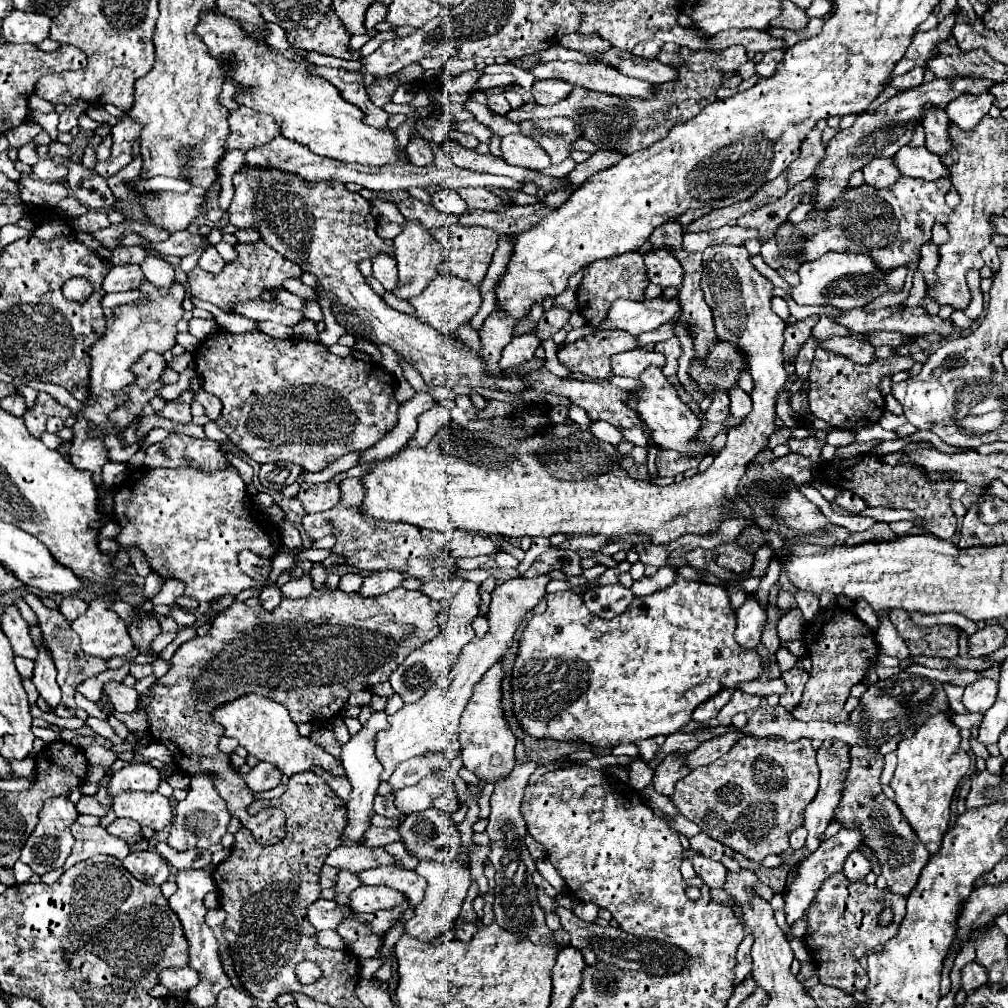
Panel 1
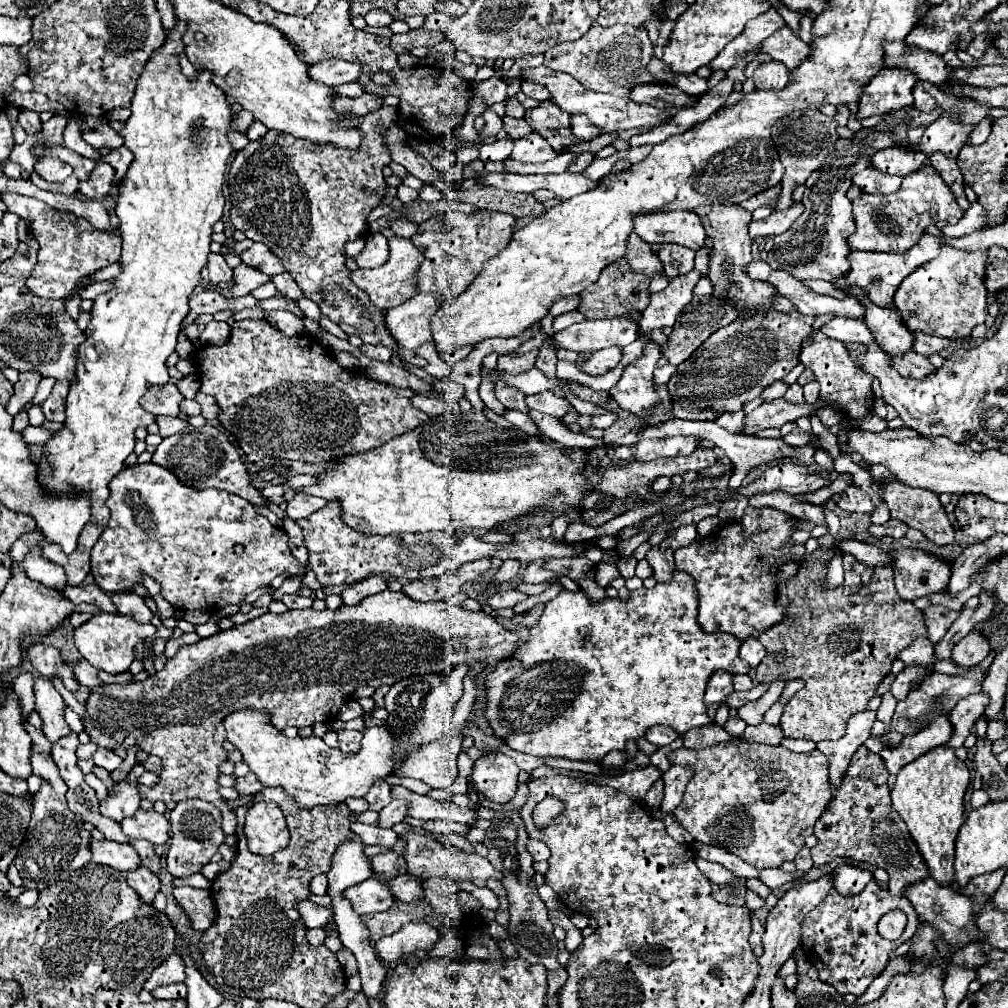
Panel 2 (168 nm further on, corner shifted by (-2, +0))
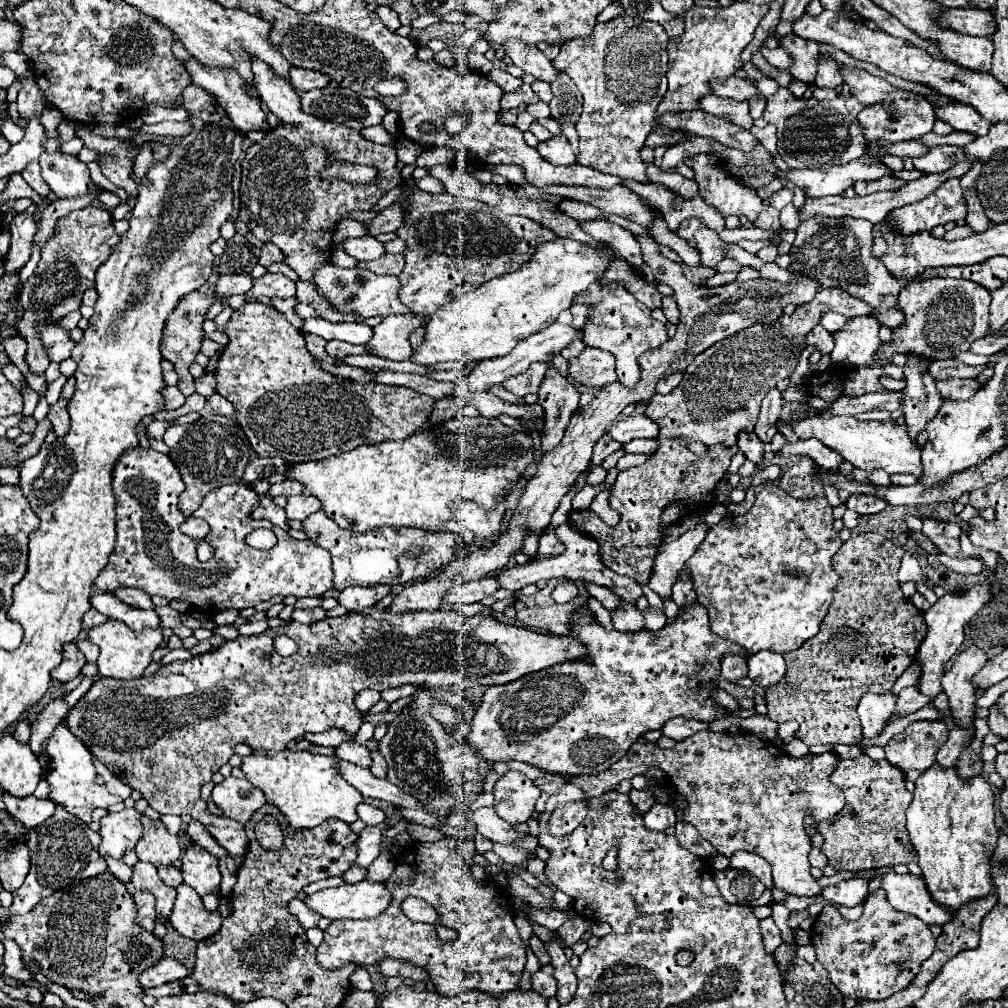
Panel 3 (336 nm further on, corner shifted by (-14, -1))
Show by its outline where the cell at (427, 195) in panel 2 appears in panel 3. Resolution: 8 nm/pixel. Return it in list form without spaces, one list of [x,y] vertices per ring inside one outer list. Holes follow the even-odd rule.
[[[432,175],[422,177],[420,181],[416,181],[416,185],[418,185],[422,191],[428,191],[428,193],[440,193],[440,191],[444,191],[440,179],[436,179],[436,177],[432,177]]]

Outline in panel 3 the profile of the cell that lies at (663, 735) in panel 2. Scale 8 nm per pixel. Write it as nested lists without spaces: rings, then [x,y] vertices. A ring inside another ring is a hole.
[[[674,717],[672,721],[668,721],[662,731],[666,737],[672,737],[676,741],[684,741],[686,737],[702,731],[702,729],[708,729],[710,725],[704,723],[704,721],[694,721],[694,719],[686,719],[686,717]]]

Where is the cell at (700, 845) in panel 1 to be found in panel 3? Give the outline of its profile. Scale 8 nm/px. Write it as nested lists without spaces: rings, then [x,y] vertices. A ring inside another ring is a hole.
[[[736,851],[736,853],[730,857],[730,865],[732,865],[734,869],[750,871],[750,873],[756,875],[768,889],[772,887],[772,873],[770,873],[768,861],[764,861],[760,855],[754,855],[754,853],[748,853],[748,851]]]

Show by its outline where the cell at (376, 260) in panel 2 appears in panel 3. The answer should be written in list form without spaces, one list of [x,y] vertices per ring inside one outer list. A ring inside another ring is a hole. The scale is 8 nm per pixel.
[[[370,235],[356,237],[356,239],[354,237],[344,239],[338,247],[358,261],[370,261],[370,259],[378,259],[380,255],[384,255],[384,245]]]

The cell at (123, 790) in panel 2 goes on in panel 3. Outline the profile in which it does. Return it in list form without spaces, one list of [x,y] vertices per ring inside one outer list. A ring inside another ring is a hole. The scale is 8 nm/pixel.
[[[126,807],[120,813],[112,813],[100,819],[100,857],[122,859],[126,851],[132,851],[142,837],[140,825],[142,813],[134,807]]]

